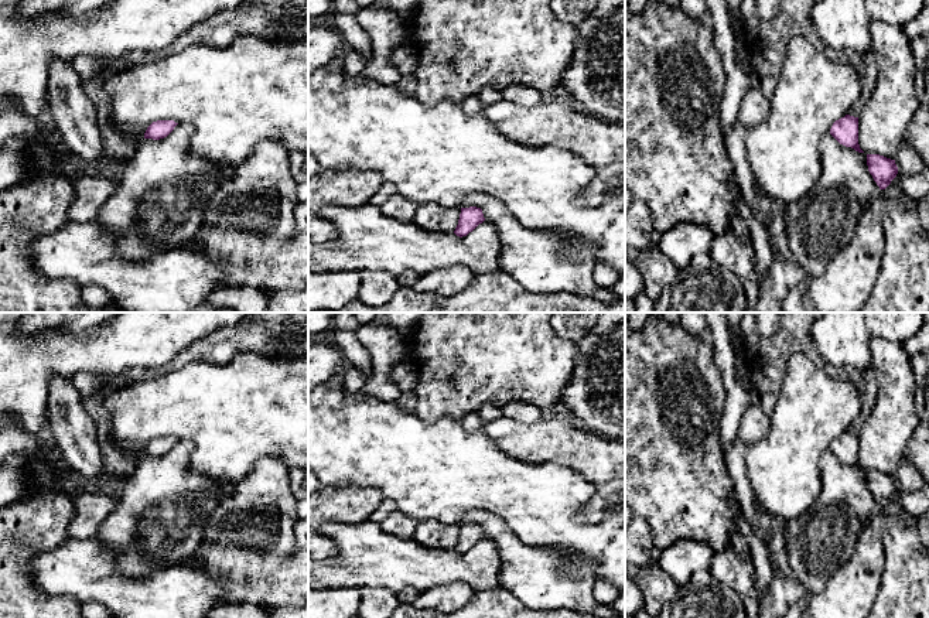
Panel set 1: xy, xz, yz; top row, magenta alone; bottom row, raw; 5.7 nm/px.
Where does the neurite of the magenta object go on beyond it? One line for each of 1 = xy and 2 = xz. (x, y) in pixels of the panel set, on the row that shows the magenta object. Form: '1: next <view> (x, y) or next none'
1: next none
2: next none

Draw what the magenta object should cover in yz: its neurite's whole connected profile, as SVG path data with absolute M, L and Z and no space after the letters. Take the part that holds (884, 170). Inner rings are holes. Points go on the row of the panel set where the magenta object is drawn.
M867 154L867 165L880 190L885 190L898 174L895 160L880 154Z

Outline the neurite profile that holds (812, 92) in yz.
M795 37L769 99L765 122L745 139L758 187L779 204L805 197L822 173L820 141L860 98L860 71L829 59L805 37Z

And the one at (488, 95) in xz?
M485 86L484 89L479 91L479 93L477 95L477 98L484 105L498 103L502 99L502 91L495 89L492 86Z

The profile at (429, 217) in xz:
M436 204L419 205L413 223L424 231L452 233L458 225L461 209Z

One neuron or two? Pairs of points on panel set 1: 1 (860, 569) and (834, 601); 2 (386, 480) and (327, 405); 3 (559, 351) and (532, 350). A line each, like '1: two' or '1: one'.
1: one
2: one
3: one

